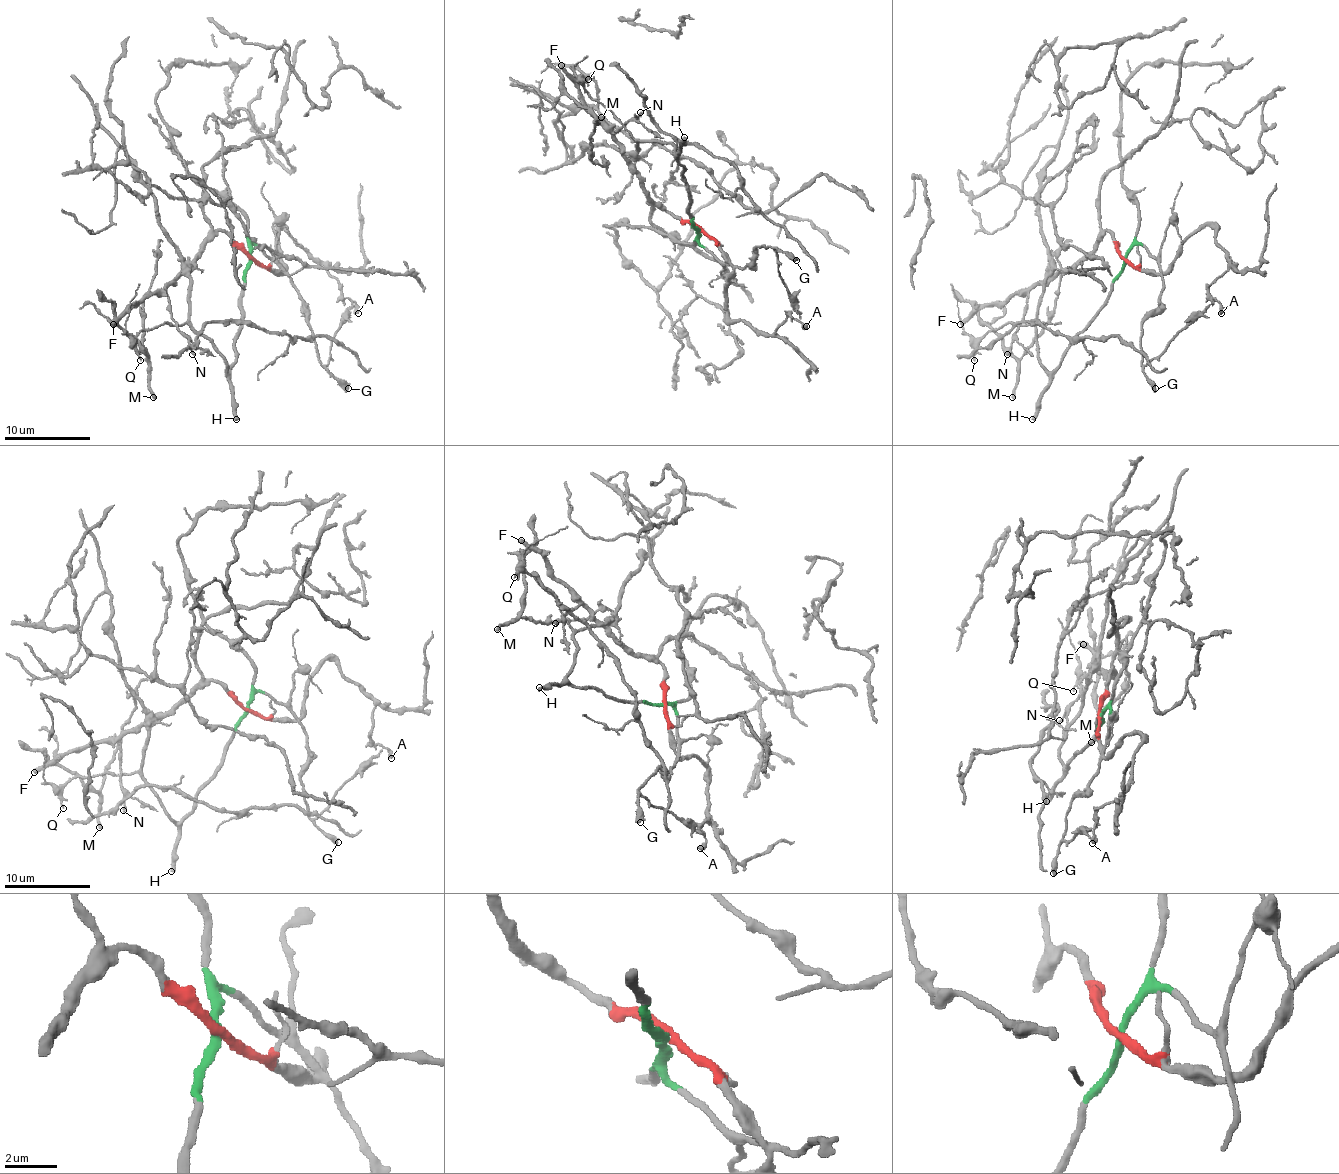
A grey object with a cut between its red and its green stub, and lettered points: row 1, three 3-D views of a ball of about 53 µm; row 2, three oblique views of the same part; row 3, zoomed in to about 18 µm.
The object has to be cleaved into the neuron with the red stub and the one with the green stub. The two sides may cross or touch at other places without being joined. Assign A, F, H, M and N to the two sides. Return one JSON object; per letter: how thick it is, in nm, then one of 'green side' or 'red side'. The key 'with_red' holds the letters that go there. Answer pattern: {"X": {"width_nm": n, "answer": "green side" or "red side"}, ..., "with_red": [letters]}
{"A": {"width_nm": 440, "answer": "red side"}, "F": {"width_nm": 360, "answer": "red side"}, "H": {"width_nm": 360, "answer": "green side"}, "M": {"width_nm": 280, "answer": "red side"}, "N": {"width_nm": 160, "answer": "red side"}, "with_red": ["A", "F", "M", "N"]}

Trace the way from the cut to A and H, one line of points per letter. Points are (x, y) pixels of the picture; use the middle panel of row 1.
A: (699, 229), (719, 248), (734, 274), (727, 283), (727, 315), (745, 320), (771, 335), (788, 313), (805, 326)
H: (699, 229), (689, 212), (689, 186), (678, 162), (684, 136)

